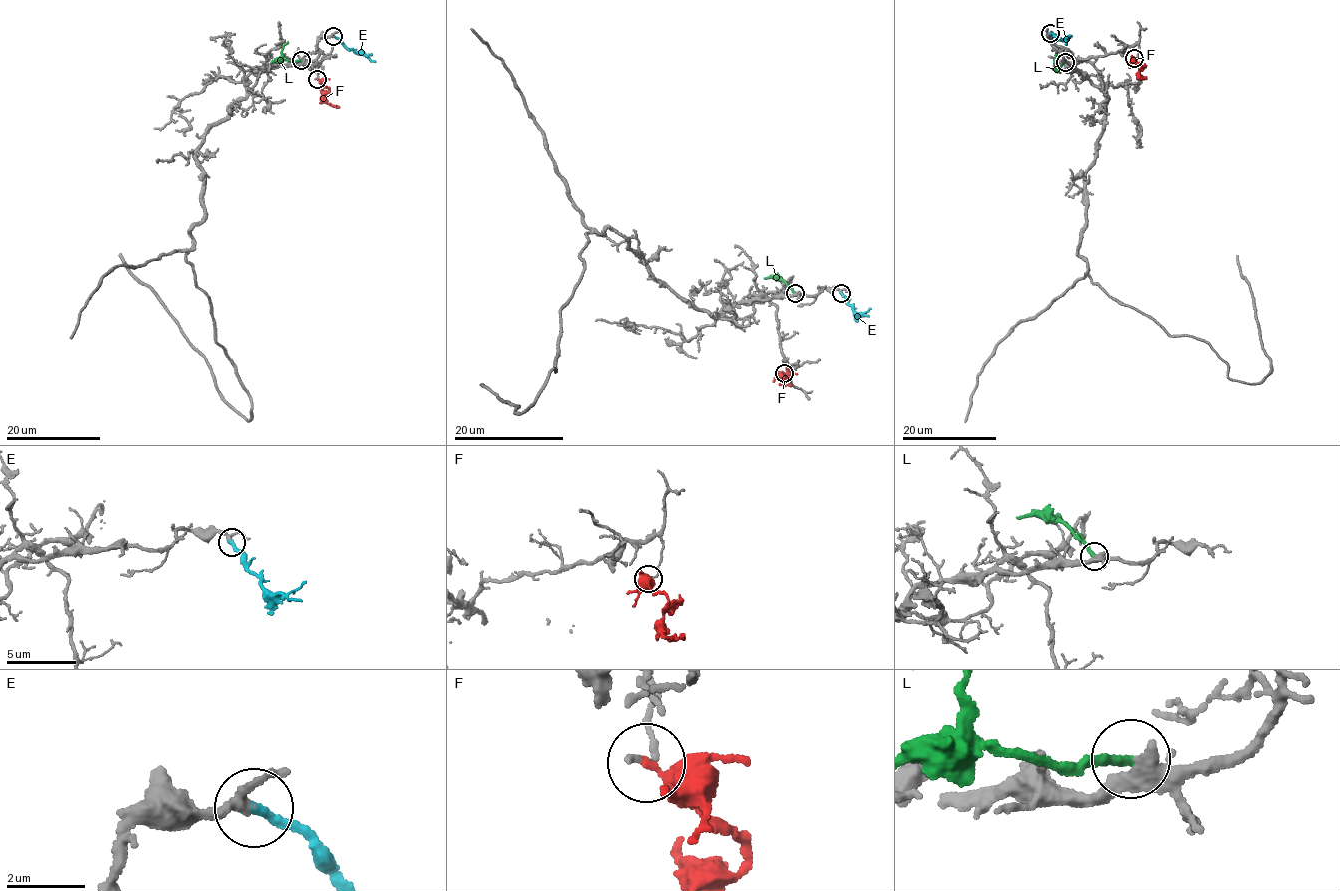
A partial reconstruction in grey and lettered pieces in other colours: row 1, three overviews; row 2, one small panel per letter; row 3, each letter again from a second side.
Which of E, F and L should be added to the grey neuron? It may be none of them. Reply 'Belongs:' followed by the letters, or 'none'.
Belongs: E

